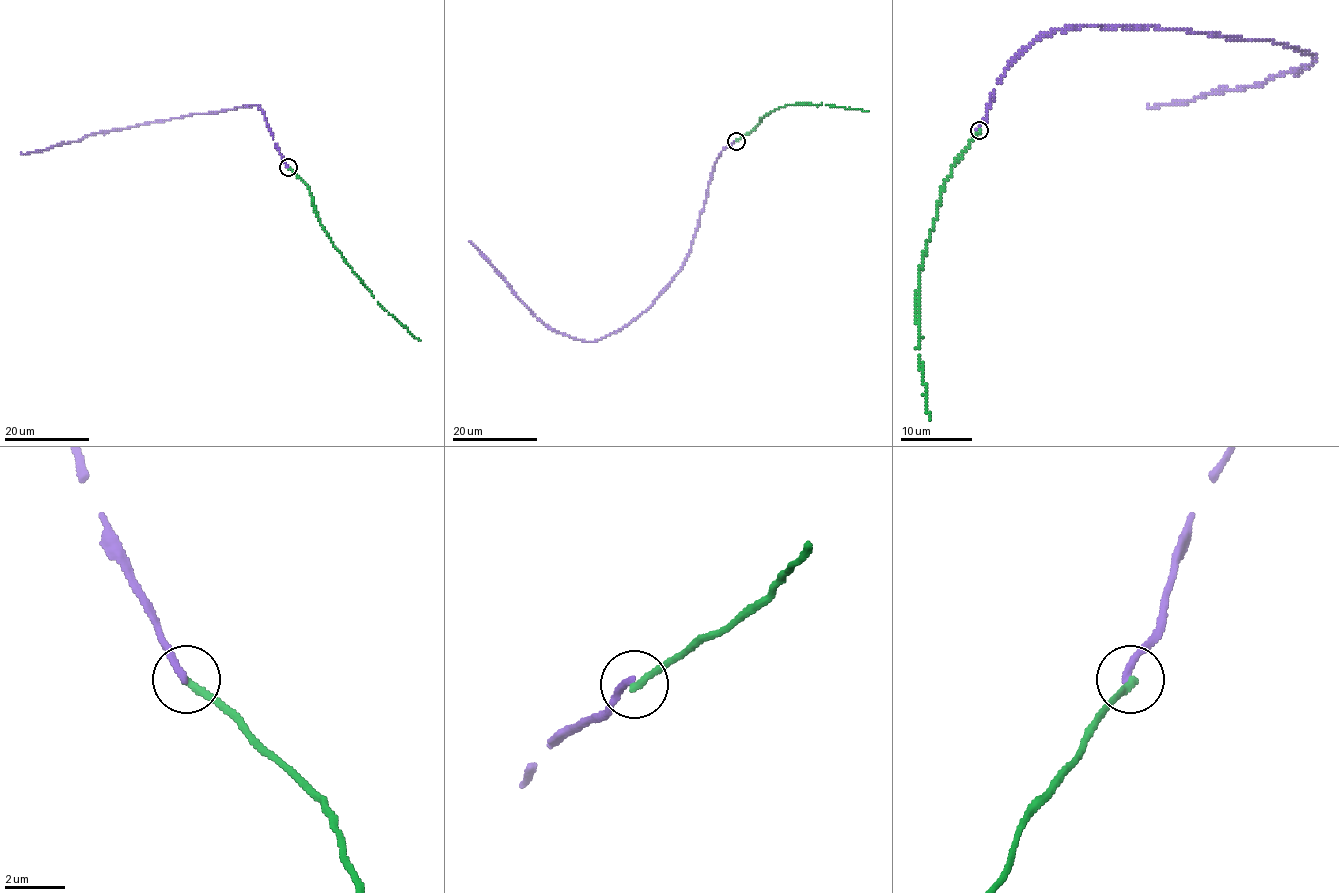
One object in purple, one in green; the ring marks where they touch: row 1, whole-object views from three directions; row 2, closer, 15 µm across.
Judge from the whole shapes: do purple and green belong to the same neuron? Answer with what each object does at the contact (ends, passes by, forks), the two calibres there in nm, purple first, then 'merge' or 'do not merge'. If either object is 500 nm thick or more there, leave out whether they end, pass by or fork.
purple ends | green ends | 240/240 nm | do not merge

